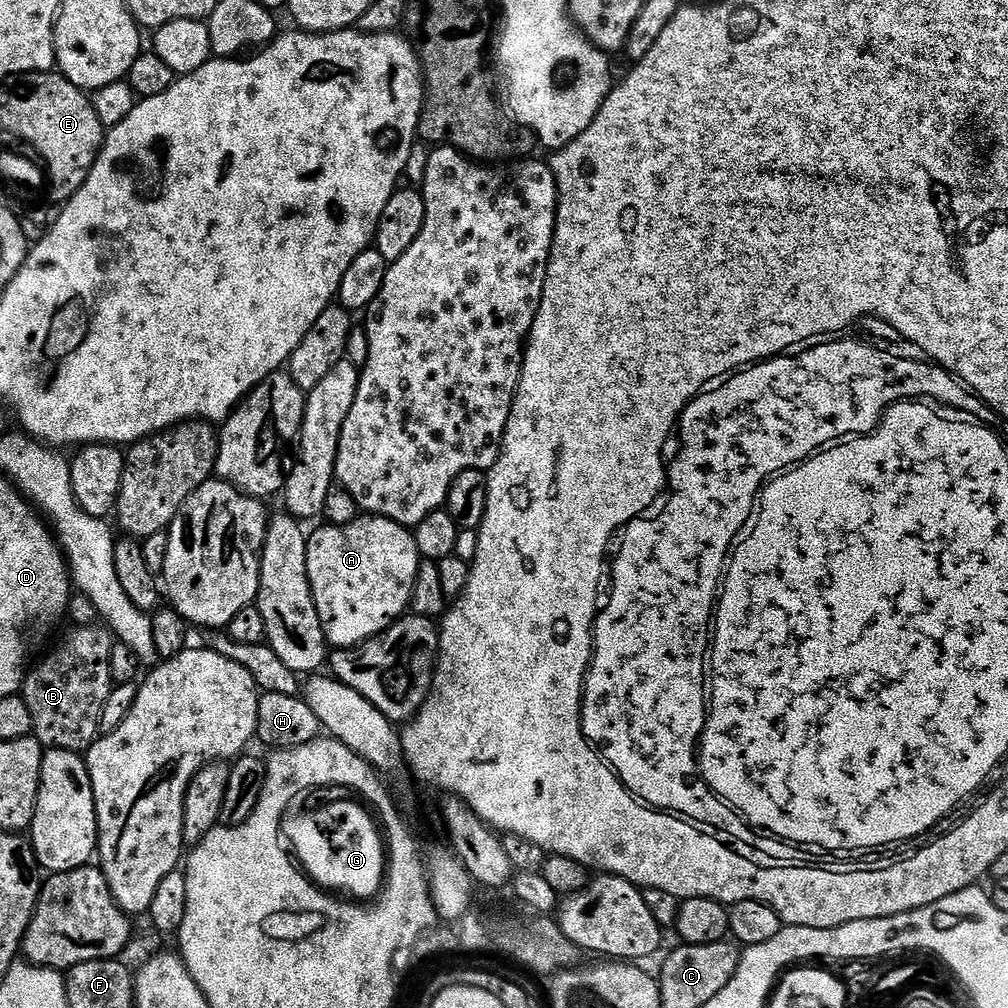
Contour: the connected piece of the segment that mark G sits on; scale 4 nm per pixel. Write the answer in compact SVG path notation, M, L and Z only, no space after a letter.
M354 802L334 803L330 808L330 824L327 822L324 815L312 812L288 816L281 823L281 833L305 873L317 885L340 888L362 900L373 899L381 891L386 872L381 831L379 834L371 816Z

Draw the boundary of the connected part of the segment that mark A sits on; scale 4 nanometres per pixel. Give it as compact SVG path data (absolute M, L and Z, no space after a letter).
M361 514L346 526L327 522L321 525L316 533L308 536L306 550L306 570L310 578L310 590L314 594L314 606L318 606L318 618L329 645L333 649L352 648L377 636L379 632L385 632L409 611L422 557L415 535L405 525L385 516Z

